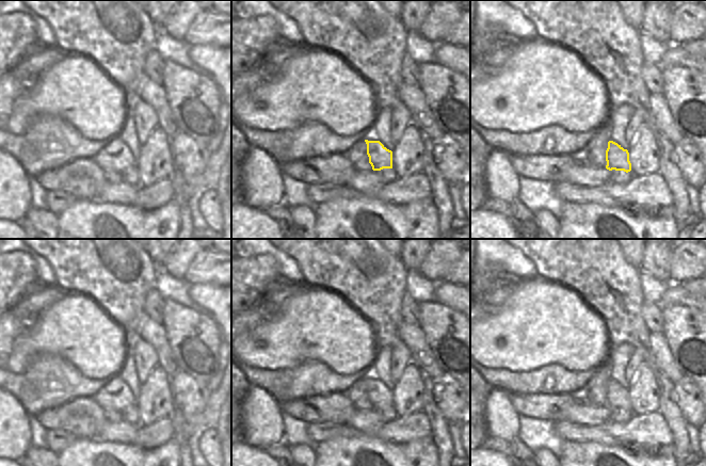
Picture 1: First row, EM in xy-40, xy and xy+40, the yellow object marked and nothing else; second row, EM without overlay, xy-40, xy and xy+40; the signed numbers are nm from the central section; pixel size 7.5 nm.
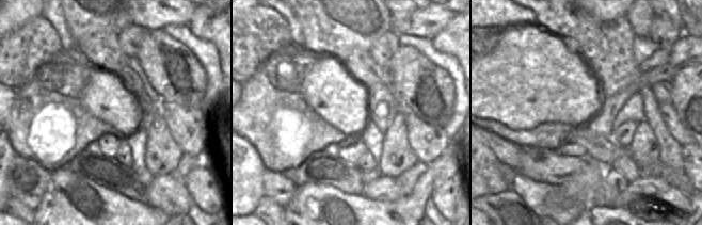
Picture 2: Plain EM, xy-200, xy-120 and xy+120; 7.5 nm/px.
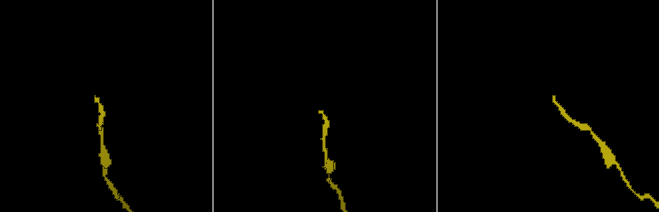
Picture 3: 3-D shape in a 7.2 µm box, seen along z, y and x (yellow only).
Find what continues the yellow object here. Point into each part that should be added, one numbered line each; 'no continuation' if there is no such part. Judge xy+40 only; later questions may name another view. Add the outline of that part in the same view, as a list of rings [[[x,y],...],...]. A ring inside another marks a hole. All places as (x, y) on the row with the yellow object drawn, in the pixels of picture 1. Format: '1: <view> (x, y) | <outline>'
1: xy+40 (595, 150) | [[[598,139],[596,141],[590,141],[587,148],[587,163],[596,168],[606,168],[606,150],[608,143]]]

